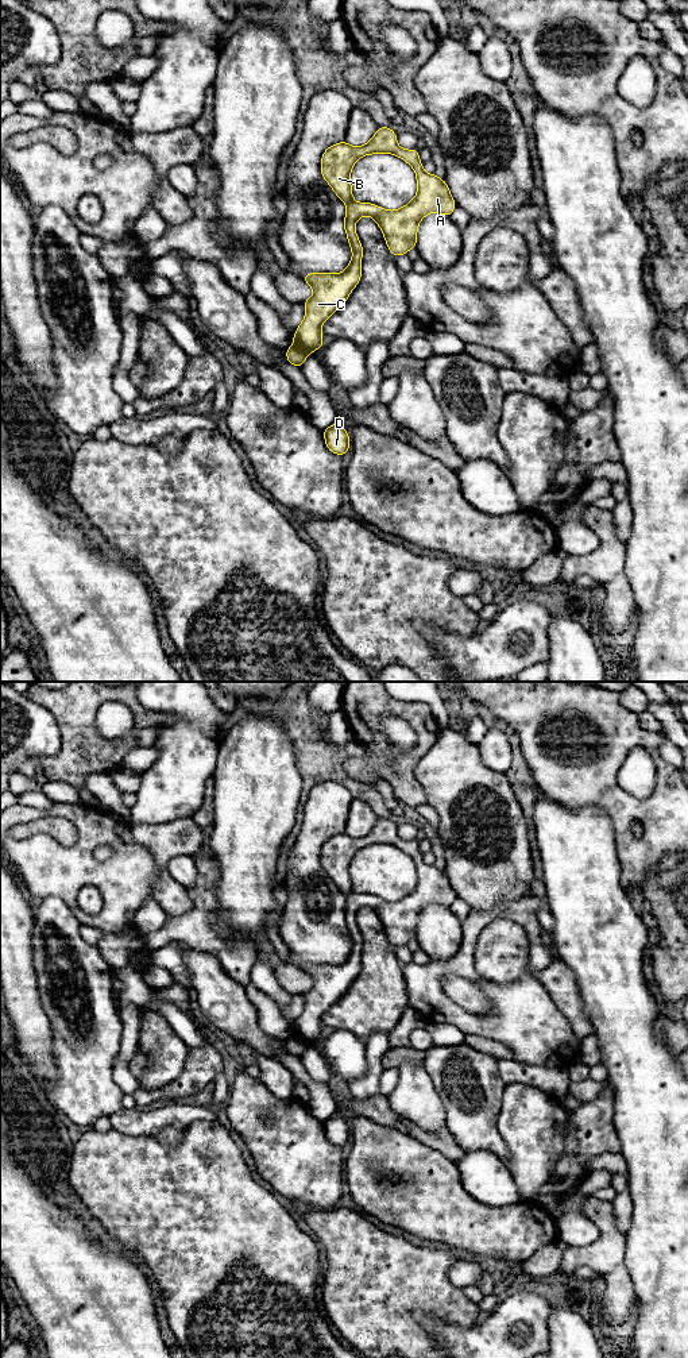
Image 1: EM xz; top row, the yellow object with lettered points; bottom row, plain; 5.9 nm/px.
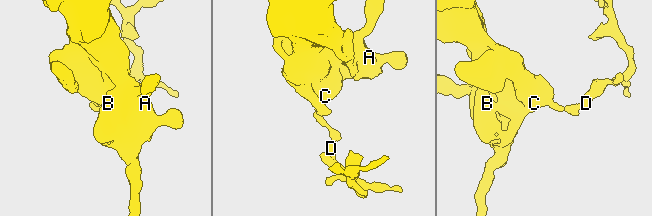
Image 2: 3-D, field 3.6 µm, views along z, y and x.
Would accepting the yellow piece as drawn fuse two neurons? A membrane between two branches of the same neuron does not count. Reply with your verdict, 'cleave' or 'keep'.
cleave

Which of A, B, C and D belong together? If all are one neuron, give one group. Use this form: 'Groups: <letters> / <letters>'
Groups: A B C / D

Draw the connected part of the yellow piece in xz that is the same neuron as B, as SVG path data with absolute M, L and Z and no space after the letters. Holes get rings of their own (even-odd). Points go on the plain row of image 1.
M379 818L371 832L363 837L353 838L343 832L328 838L321 848L320 860L324 871L347 896L344 921L352 941L352 950L341 964L309 964L302 968L312 977L313 987L304 992L305 1010L291 1029L309 1045L324 1038L322 1014L348 991L360 972L363 938L355 922L355 915L360 908L372 908L384 927L389 942L399 948L417 937L418 915L428 904L451 907L456 899L447 873L424 861L418 841L399 838L397 825L389 818ZM370 845L394 845L414 860L417 886L405 898L387 902L371 894L353 891L349 873L352 859L359 849Z

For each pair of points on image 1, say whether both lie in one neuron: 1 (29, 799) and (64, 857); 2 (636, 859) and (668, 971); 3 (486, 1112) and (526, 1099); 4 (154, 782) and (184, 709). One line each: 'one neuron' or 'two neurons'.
1: two neurons
2: two neurons
3: two neurons
4: one neuron

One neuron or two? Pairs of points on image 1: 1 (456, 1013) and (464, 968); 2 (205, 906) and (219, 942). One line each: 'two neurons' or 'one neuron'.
1: one neuron
2: one neuron

